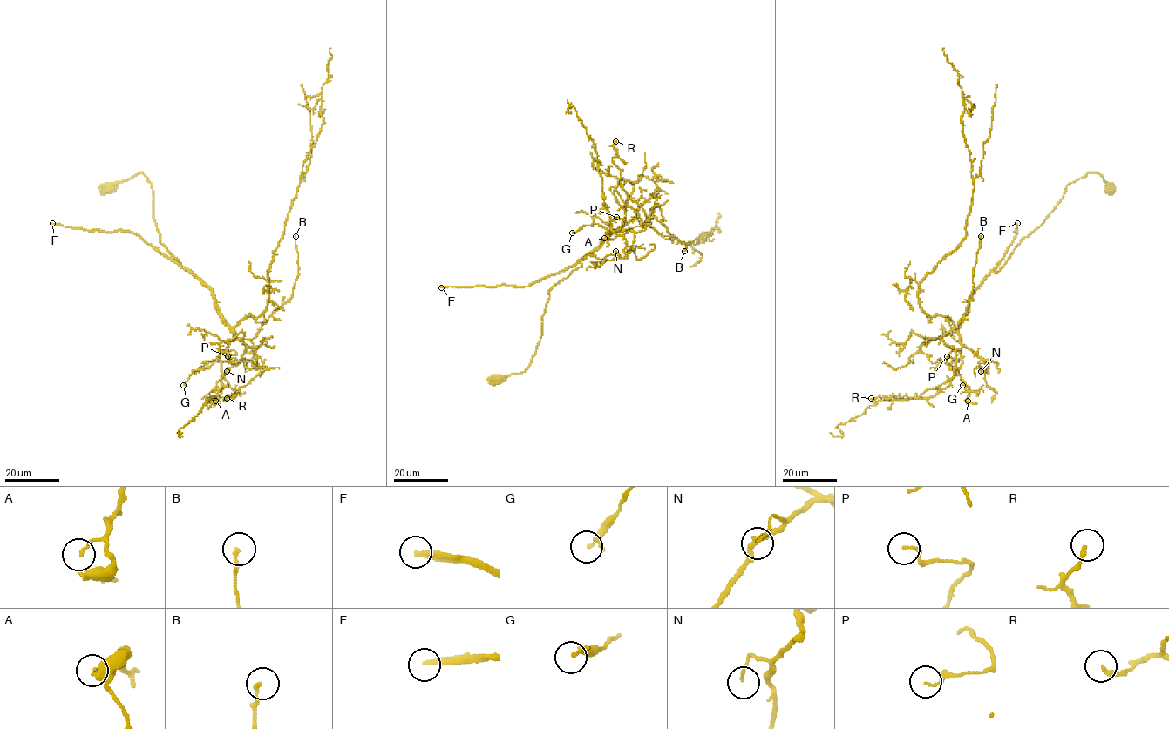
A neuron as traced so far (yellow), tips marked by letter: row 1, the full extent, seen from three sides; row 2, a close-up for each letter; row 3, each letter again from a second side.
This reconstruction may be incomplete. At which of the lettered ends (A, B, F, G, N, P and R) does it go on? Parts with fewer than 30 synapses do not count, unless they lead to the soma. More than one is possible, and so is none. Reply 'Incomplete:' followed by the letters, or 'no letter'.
Incomplete: F

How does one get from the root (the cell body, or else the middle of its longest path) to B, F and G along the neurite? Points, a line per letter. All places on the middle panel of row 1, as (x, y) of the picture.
B: (496, 379), (528, 367), (548, 291), (623, 224), (629, 199), (651, 228), (687, 243), (684, 251)
F: (496, 379), (520, 374), (528, 367), (542, 334), (548, 291), (581, 264), (577, 262), (524, 286), (441, 287)
G: (496, 379), (526, 370), (542, 334), (548, 291), (621, 229), (608, 231), (594, 220), (572, 232)

